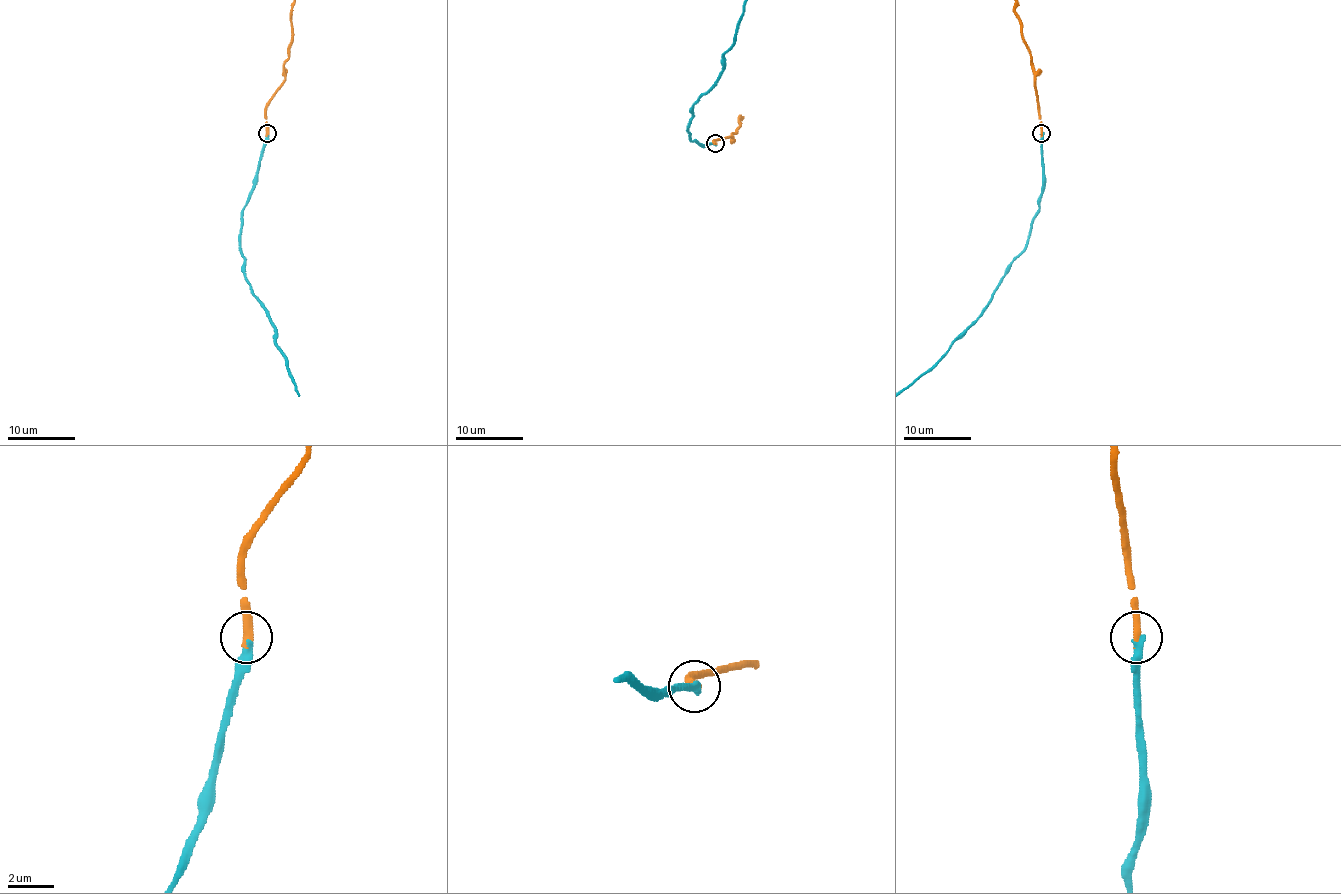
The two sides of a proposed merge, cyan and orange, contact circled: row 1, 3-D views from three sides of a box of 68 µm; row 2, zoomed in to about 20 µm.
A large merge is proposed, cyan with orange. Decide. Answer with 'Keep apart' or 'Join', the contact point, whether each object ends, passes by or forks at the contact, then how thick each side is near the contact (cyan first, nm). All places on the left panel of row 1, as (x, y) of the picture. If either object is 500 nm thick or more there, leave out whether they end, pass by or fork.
Join. Place: (267, 133). At the ring cyan ends. At the ring orange ends. Thickness 320 nm (cyan) against 400 nm

